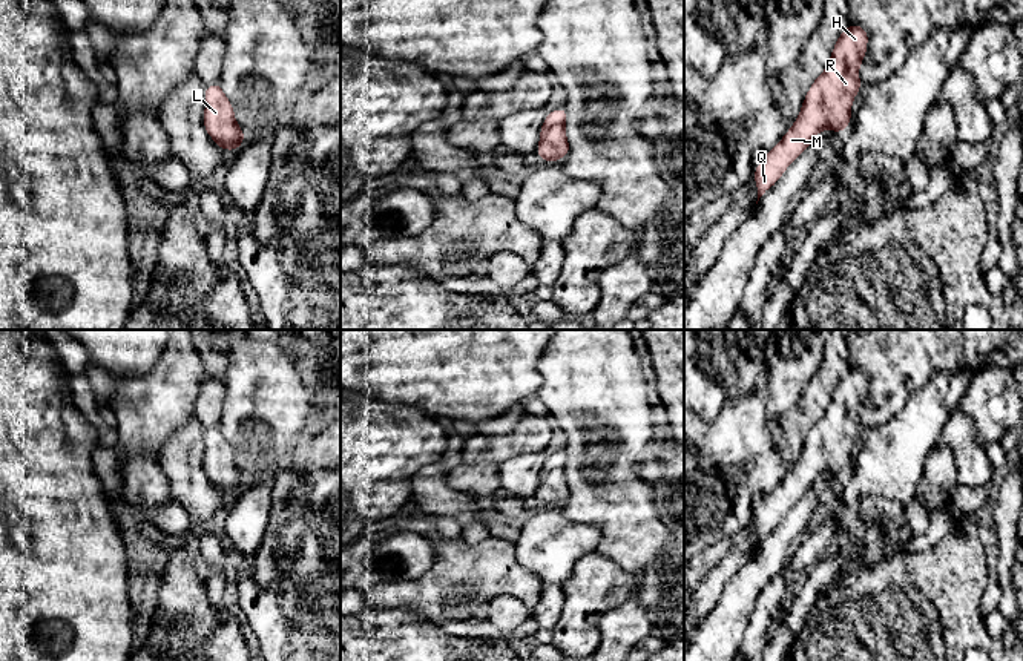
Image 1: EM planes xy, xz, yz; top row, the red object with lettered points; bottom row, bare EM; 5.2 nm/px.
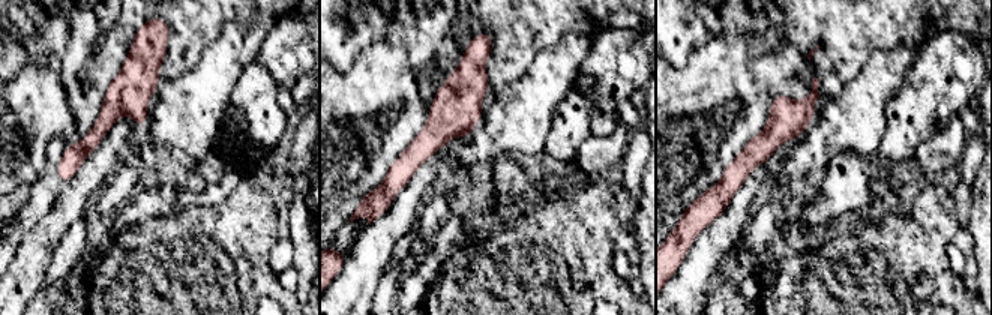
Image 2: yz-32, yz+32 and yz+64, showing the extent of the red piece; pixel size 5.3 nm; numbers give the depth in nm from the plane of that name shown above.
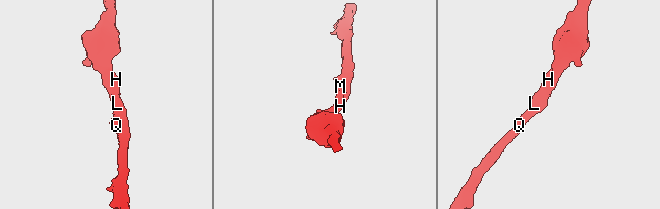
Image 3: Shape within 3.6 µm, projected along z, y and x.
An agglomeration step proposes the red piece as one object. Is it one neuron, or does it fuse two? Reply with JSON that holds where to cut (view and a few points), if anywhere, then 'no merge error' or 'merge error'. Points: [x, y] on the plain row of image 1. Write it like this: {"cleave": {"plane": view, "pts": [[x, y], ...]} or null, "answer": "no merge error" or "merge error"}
{"cleave": null, "answer": "no merge error"}

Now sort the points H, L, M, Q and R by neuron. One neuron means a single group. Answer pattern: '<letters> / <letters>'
H L M Q R

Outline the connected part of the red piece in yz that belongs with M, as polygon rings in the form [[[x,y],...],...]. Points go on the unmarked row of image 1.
[[[848,368],[839,379],[825,414],[811,426],[799,460],[782,483],[753,512],[759,541],[771,532],[787,511],[802,498],[824,474],[842,477],[851,465],[851,448],[859,434],[859,409],[865,402],[868,376]]]

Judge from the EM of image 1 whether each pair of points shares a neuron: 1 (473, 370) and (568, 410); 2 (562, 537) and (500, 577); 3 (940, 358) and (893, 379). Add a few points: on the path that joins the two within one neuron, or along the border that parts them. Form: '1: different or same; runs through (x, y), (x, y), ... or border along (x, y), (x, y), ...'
1: different; border along (540, 359), (537, 371), (542, 385), (536, 394)
2: different; border along (514, 543), (514, 557), (543, 583)
3: same; runs through (928, 358), (914, 358), (905, 367)

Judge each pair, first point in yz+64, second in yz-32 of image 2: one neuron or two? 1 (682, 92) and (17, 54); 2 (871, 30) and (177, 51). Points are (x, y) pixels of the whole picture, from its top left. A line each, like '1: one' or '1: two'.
1: two
2: one

